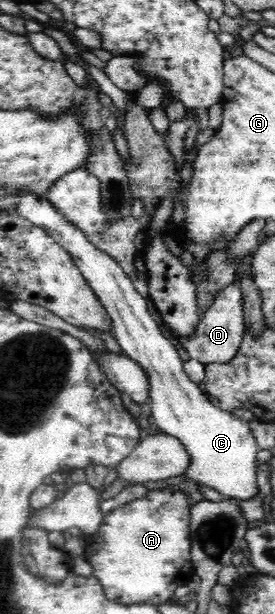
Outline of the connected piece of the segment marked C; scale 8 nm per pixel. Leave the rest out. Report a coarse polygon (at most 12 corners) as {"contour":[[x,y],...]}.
{"contour":[[22,193],[147,371],[157,428],[190,455],[185,477],[224,497],[258,492],[250,424],[221,409],[118,262],[46,195]]}

